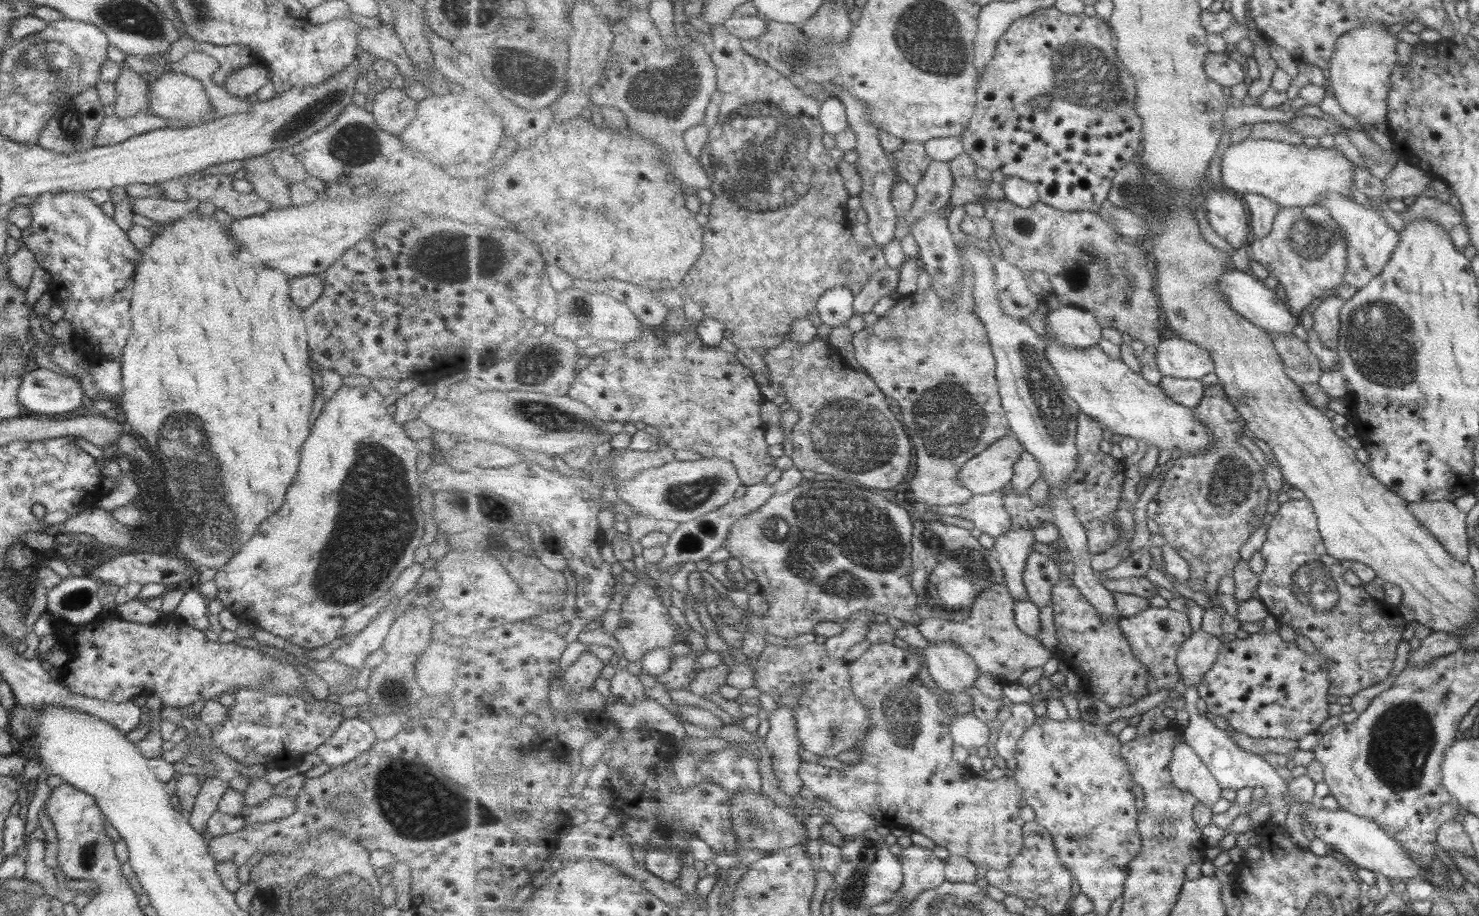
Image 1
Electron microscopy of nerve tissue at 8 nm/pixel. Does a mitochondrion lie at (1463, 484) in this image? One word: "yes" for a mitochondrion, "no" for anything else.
no

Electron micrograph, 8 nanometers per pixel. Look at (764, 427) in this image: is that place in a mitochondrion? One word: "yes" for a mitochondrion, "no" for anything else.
no

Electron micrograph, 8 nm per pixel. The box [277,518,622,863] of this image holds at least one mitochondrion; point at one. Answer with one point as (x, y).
(414, 803)

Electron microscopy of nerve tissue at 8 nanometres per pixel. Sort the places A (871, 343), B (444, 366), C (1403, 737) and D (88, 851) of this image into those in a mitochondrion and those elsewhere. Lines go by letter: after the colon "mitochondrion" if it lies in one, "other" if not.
A: other
B: other
C: mitochondrion
D: mitochondrion

